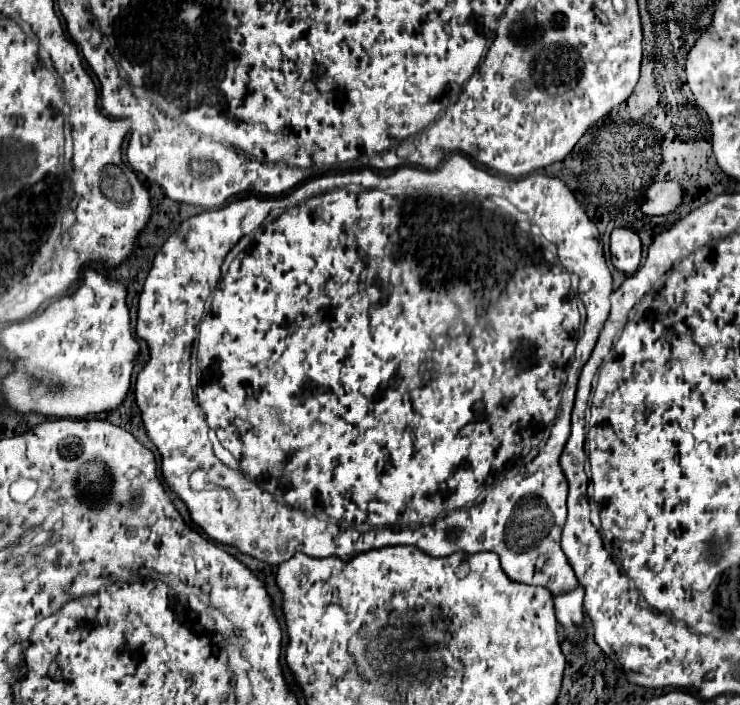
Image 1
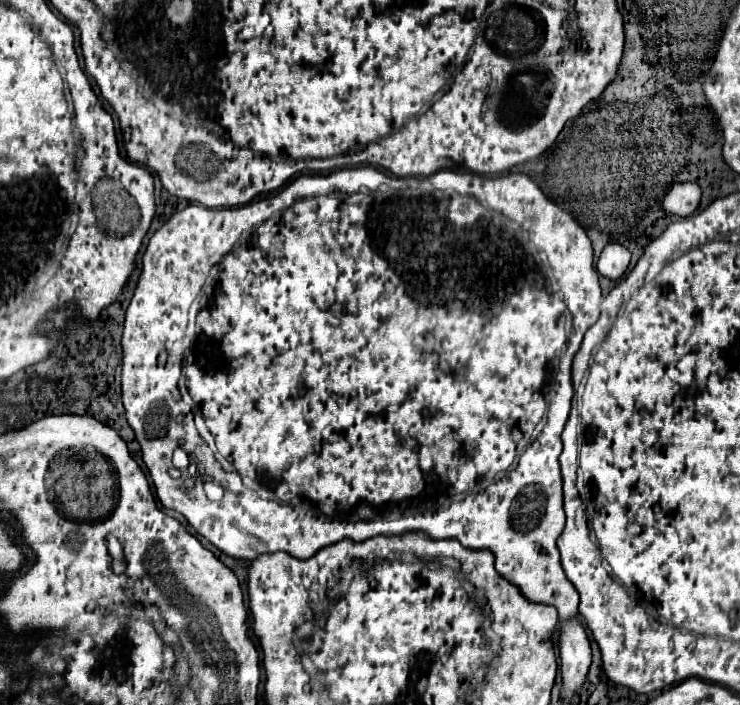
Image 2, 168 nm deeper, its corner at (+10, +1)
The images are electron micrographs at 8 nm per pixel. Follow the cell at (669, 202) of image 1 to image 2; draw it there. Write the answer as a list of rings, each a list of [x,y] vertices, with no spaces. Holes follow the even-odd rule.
[[[676,182],[670,186],[666,196],[662,198],[662,210],[666,214],[676,214],[676,216],[690,216],[698,204],[700,204],[700,188],[692,182]]]

